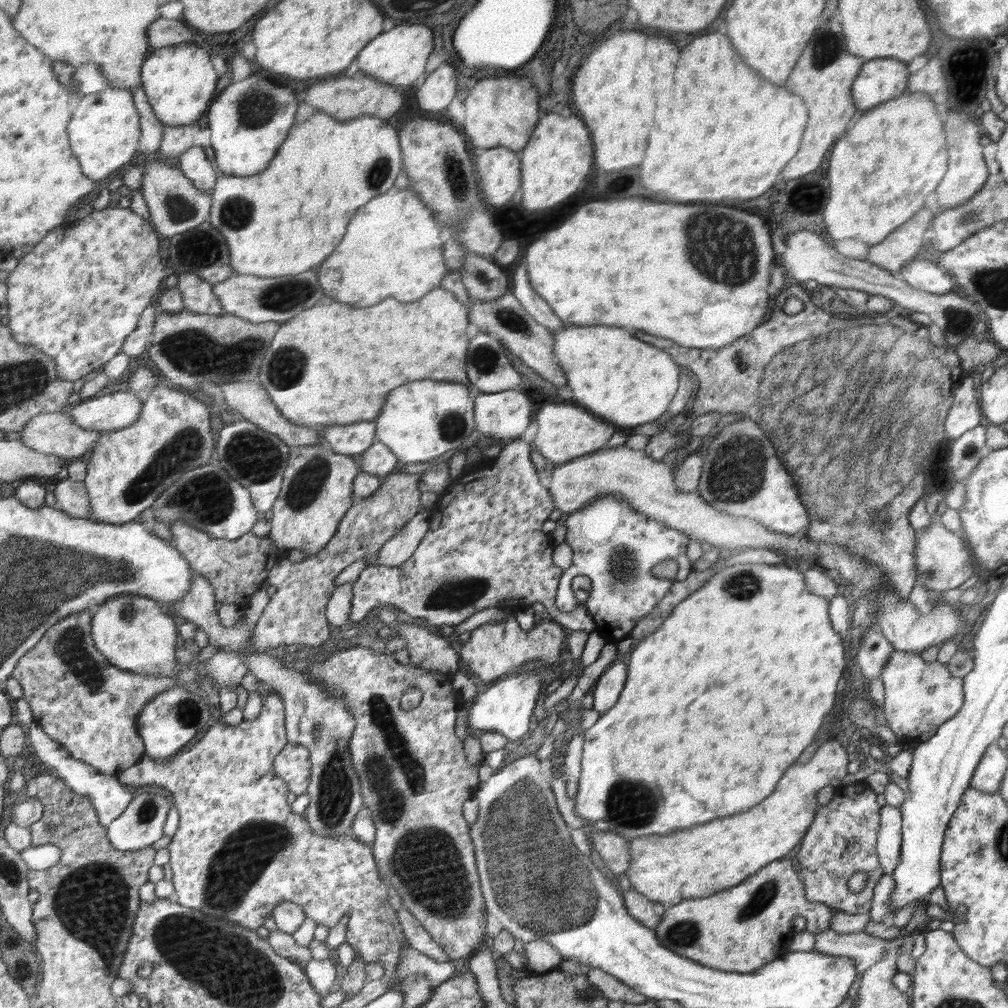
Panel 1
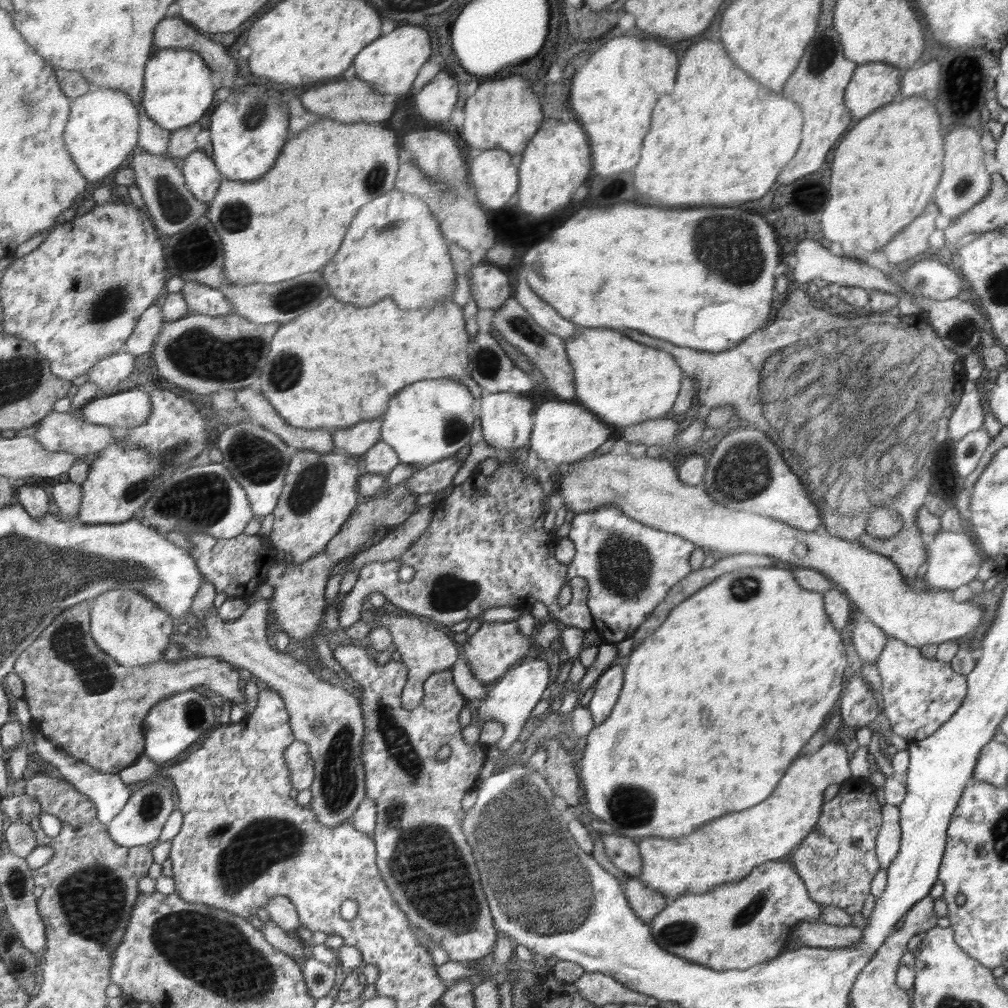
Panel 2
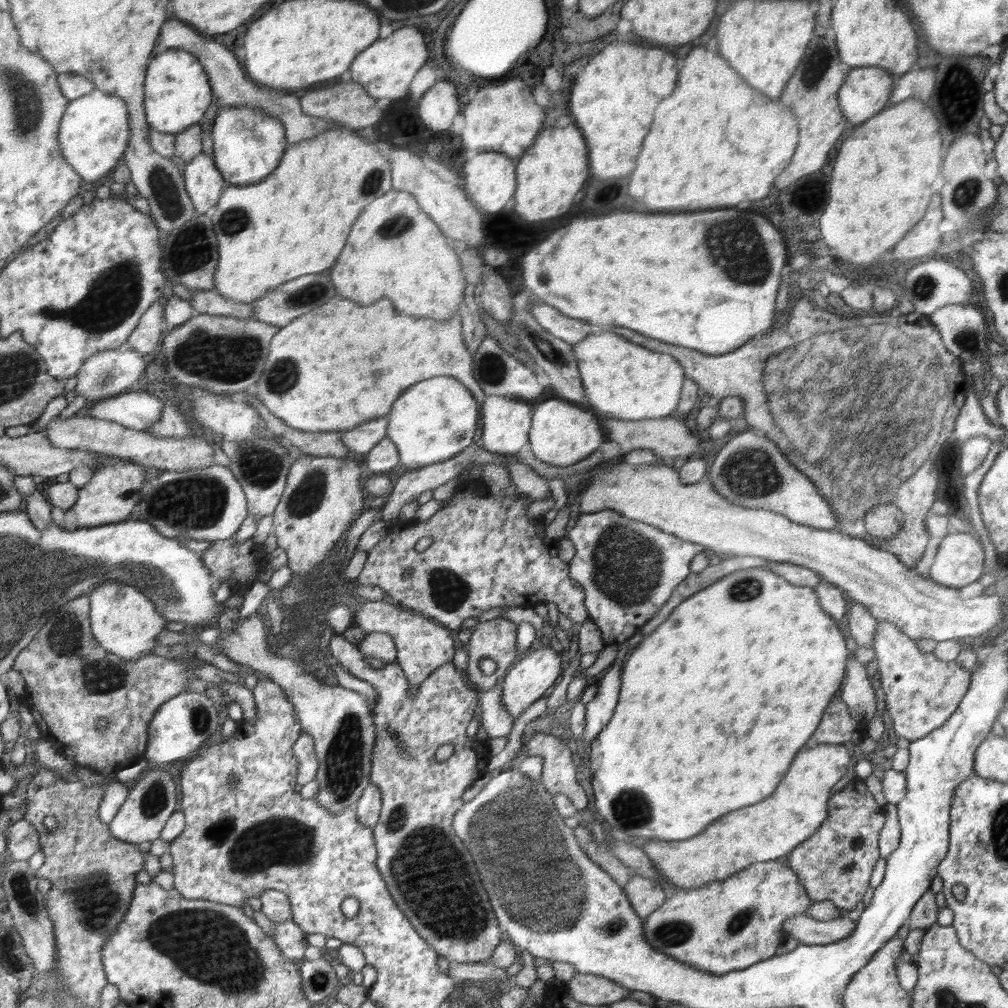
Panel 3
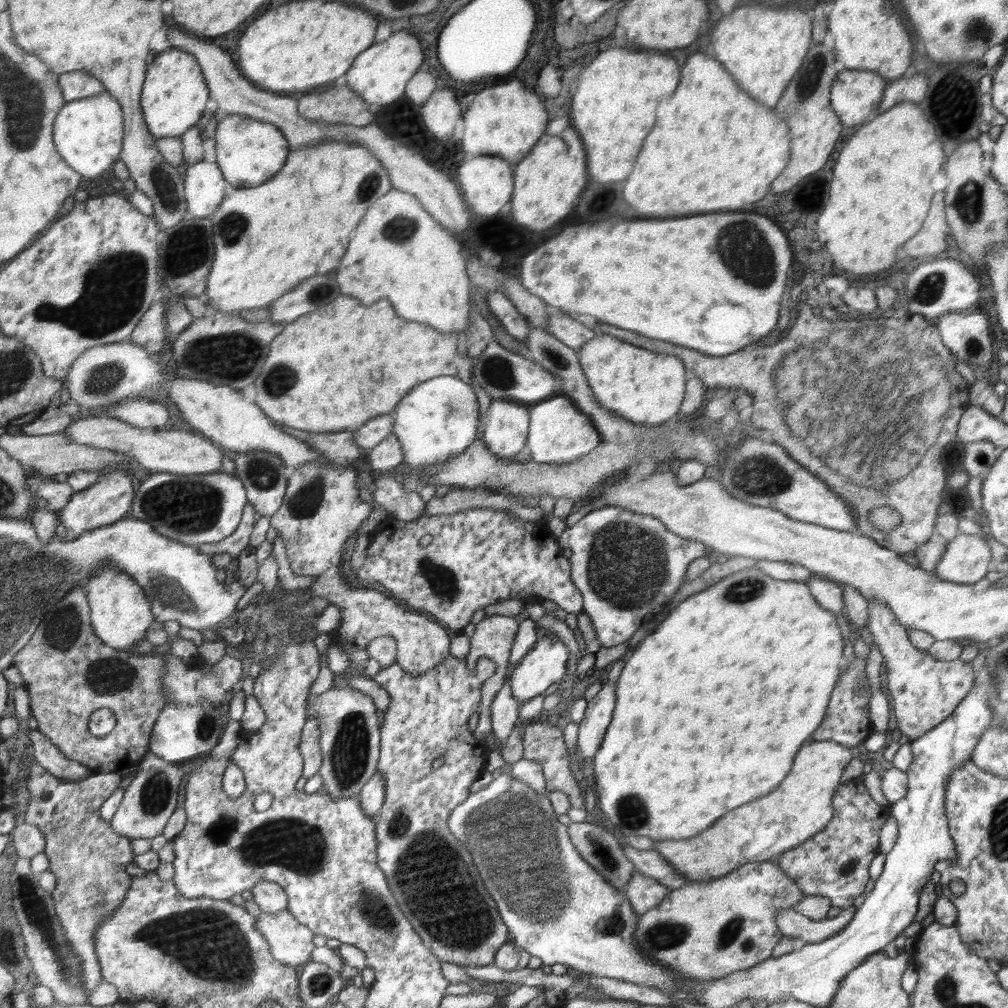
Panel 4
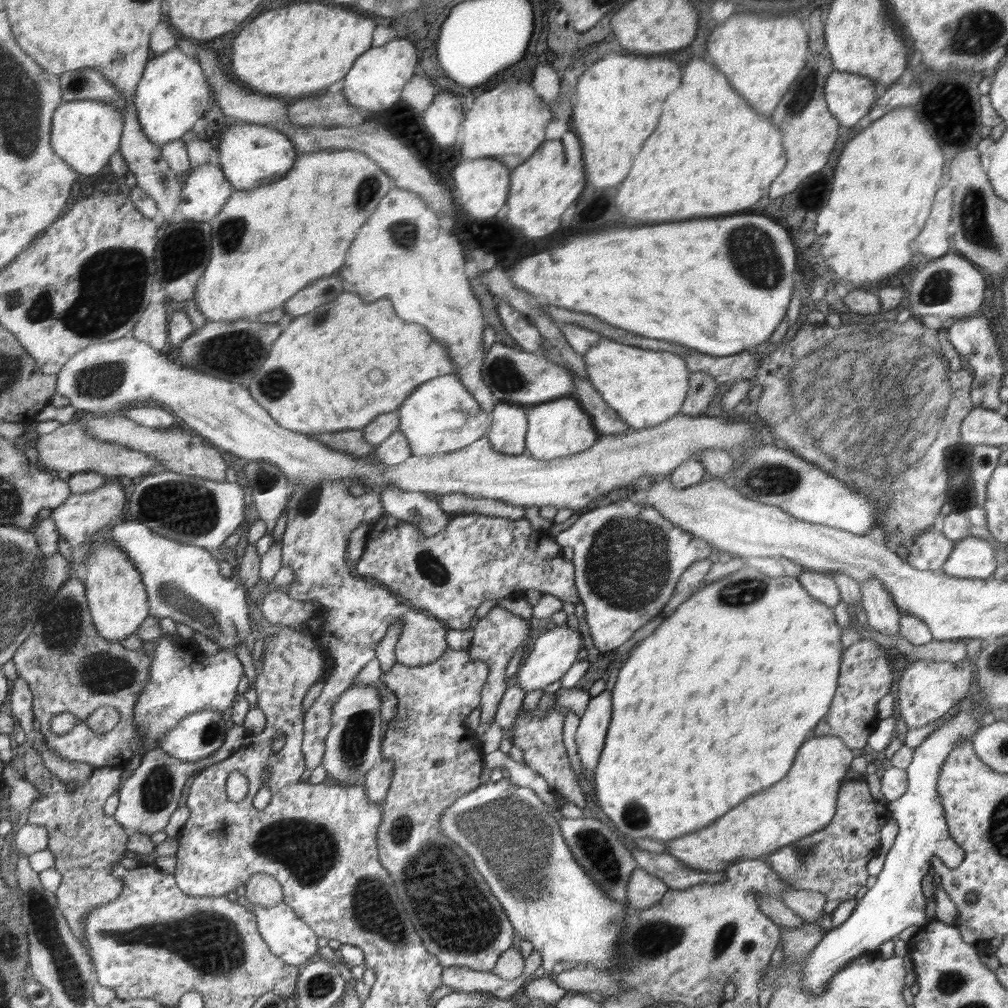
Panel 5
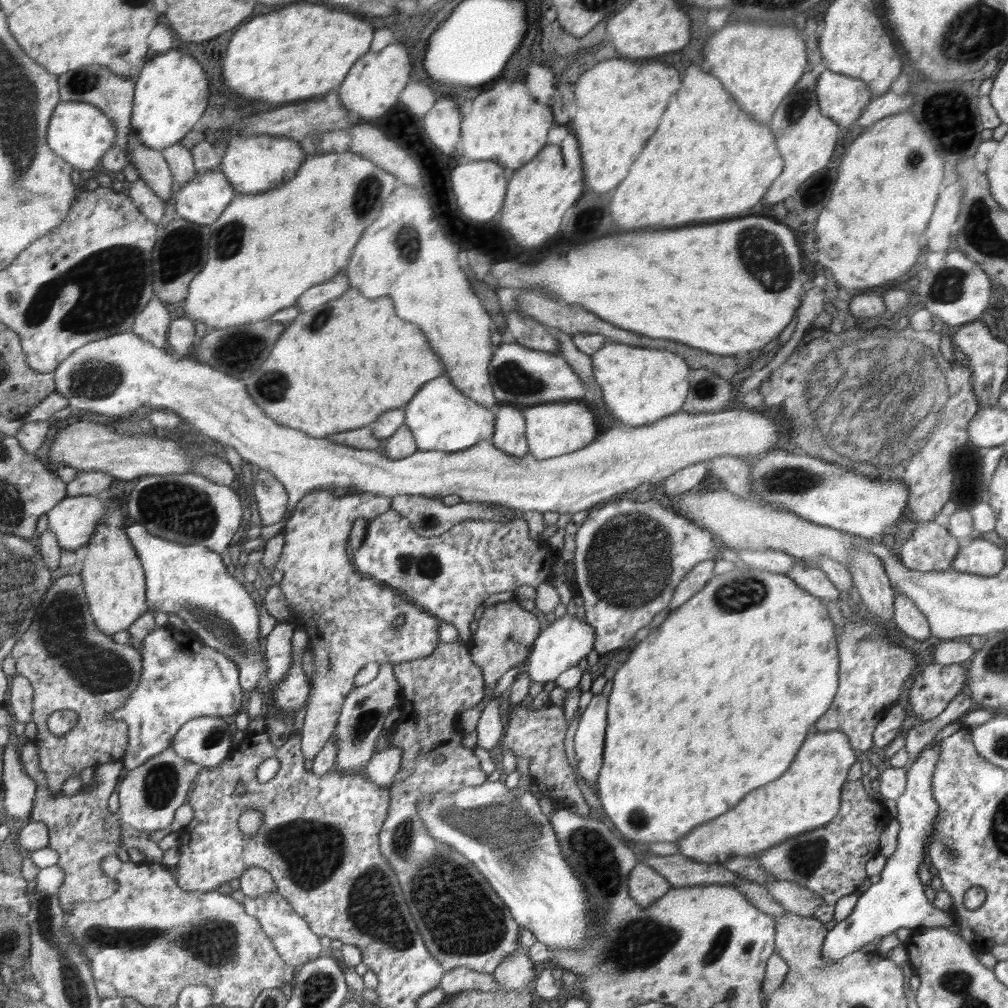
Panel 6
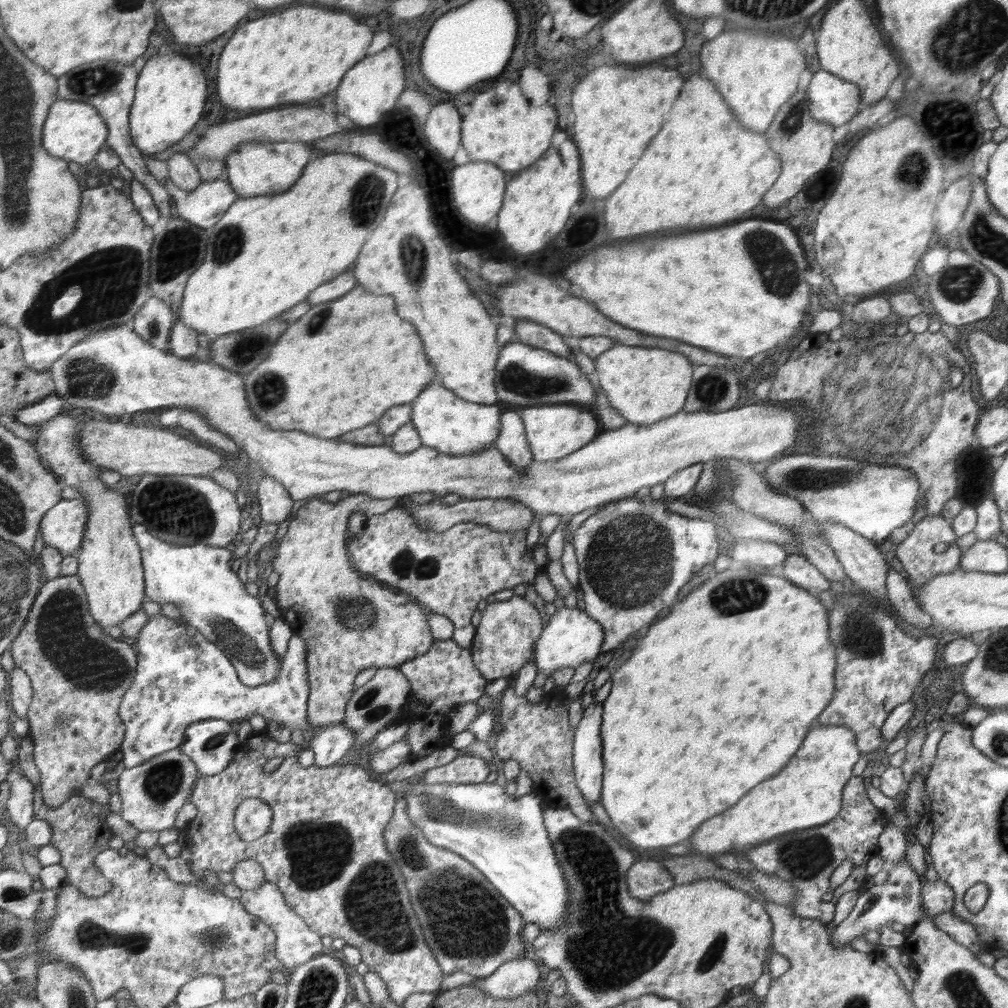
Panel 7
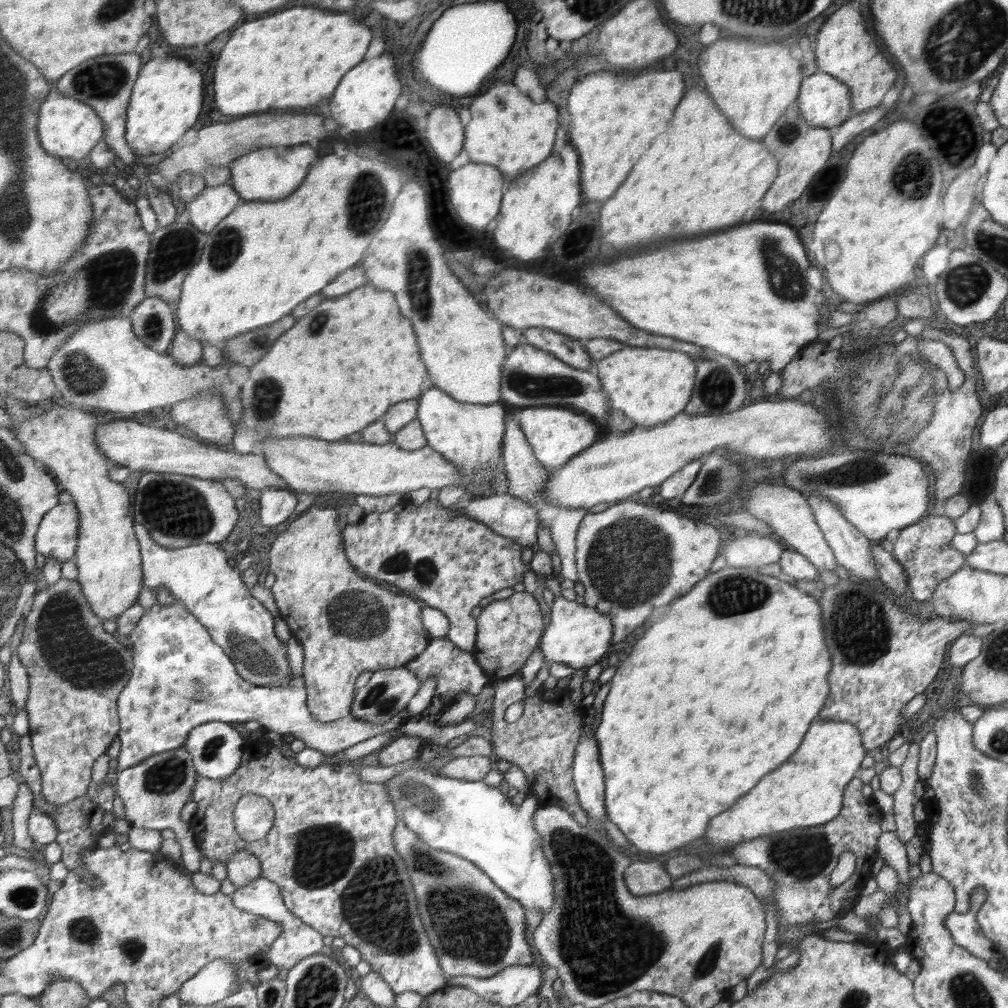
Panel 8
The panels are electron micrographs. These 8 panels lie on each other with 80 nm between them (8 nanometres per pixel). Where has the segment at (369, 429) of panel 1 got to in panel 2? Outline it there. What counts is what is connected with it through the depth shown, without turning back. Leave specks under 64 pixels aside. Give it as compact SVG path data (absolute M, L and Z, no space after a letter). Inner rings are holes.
M378 417L374 420L362 421L354 427L333 429L331 430L333 445L338 451L358 457L381 440L381 426L382 419Z

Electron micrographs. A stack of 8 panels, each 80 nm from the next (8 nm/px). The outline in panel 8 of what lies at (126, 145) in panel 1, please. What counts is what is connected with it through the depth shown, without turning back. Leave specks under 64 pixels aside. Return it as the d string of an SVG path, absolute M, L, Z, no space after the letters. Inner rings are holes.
M53 84L49 96L40 105L38 114L38 136L42 148L50 155L80 160L88 157L104 138L105 125L96 110L74 98L62 96L56 84Z

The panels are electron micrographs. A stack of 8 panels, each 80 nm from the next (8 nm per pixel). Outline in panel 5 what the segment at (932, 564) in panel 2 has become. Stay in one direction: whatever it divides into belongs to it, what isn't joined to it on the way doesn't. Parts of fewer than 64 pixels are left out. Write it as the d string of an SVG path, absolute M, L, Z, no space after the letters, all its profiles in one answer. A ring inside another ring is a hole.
M970 534L956 542L940 571L948 576L985 580L998 566L1000 562L991 543Z

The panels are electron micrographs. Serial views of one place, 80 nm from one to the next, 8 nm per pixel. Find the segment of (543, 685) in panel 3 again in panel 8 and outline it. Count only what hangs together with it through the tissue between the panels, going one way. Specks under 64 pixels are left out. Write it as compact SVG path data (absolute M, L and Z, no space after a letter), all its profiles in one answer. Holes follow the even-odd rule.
M560 596L554 598L550 612L550 626L546 628L539 648L547 666L552 663L564 663L569 664L574 670L584 666L590 667L598 663L608 646L612 645L615 625L612 623L612 617L606 616L600 610Z

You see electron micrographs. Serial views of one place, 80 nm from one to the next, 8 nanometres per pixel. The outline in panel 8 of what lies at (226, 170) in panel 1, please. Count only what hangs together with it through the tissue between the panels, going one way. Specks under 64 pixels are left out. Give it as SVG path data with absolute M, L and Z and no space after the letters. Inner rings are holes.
M309 144L259 148L254 152L244 154L228 166L231 170L228 182L242 200L277 201L286 199L301 186L318 159L316 147Z

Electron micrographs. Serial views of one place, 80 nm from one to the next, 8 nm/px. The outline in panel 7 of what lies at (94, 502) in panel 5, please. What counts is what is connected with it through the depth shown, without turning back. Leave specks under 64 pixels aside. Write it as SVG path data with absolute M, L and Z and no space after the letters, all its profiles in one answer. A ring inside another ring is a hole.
M62 499L42 520L44 544L59 550L63 557L76 555L83 543L89 519L89 502L86 499Z

